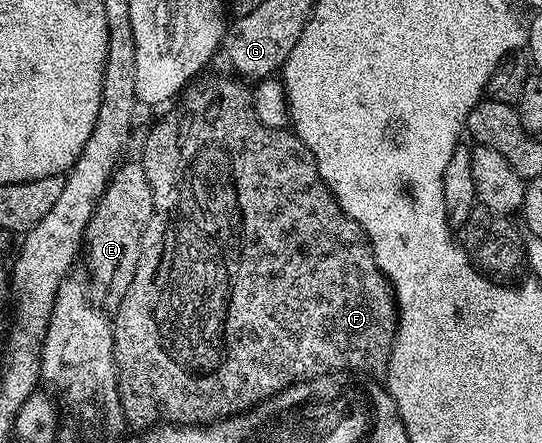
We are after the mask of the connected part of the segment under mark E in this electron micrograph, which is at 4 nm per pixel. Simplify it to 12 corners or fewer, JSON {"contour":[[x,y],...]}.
{"contour":[[122,163],[85,233],[85,271],[119,305],[137,270],[153,190]]}

